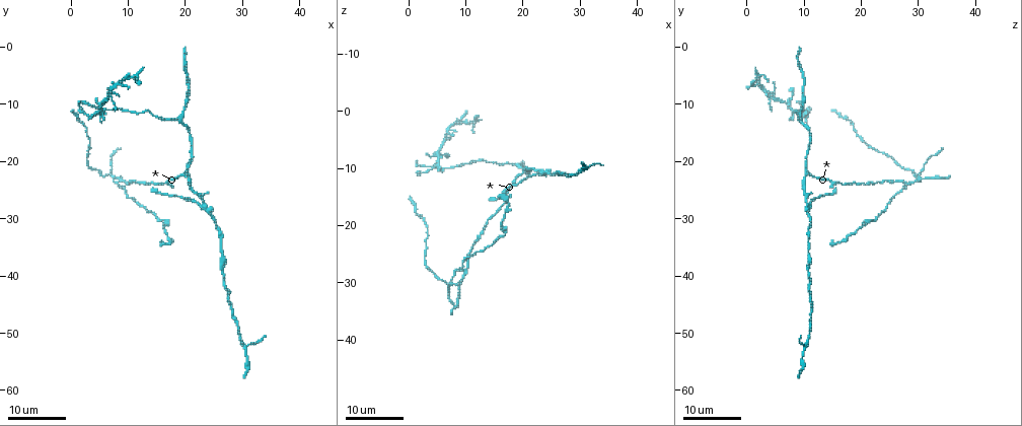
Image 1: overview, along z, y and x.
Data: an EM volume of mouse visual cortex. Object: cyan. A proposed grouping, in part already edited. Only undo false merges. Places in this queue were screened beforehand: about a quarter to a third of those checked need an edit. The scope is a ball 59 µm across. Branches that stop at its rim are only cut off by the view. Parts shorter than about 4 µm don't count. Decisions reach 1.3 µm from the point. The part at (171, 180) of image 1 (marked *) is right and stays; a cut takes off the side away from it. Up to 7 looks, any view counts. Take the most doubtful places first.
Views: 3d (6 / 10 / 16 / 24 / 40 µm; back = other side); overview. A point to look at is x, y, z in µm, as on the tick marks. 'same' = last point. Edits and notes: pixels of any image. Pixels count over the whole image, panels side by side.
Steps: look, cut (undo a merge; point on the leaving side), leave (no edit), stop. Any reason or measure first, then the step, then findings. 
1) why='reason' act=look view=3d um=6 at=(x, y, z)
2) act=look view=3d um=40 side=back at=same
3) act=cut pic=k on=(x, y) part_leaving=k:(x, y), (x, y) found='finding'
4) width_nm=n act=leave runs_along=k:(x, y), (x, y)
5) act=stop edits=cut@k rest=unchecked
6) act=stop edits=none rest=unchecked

why='three-way junction' act=look view=3d um=16 at=(19.0, 12.5, 9.5)

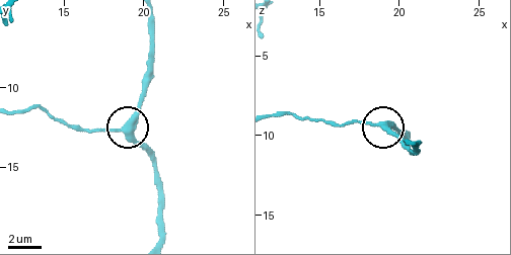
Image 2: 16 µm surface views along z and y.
why='zoom in' act=look view=3d um=6 at=(18.3, 12.6, 9.3)

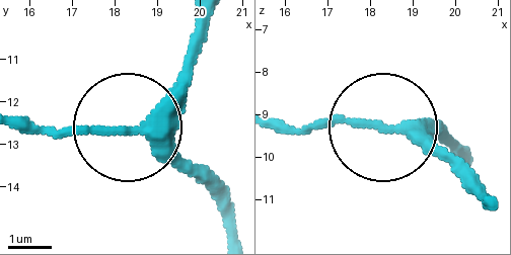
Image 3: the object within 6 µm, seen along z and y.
act=leave runs_along=3:(234, 234), (220, 200), (129, 129), (206, 41) found='all the same cell'

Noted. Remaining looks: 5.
act=look view=3d um=24 at=(23.0, 28.5, 11.0)

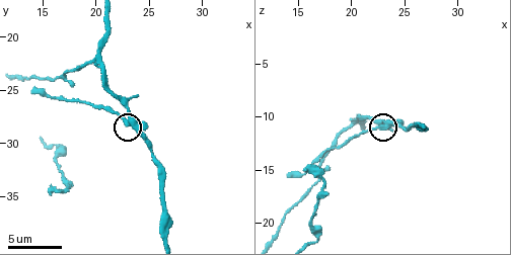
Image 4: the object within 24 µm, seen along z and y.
act=look view=3d um=6 at=(23.0, 28.4, 10.8)

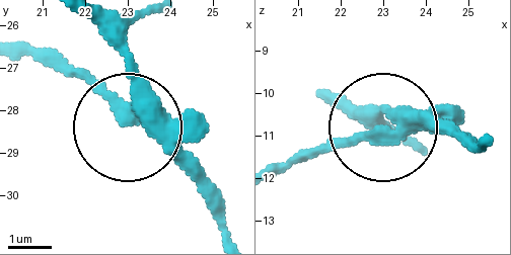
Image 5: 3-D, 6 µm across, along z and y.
side_arm_um=11 arms=3 act=cut pic=5 on=(110, 98) found='two cells meet here'

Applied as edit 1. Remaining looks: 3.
why='see it whole again' act=look view=overview

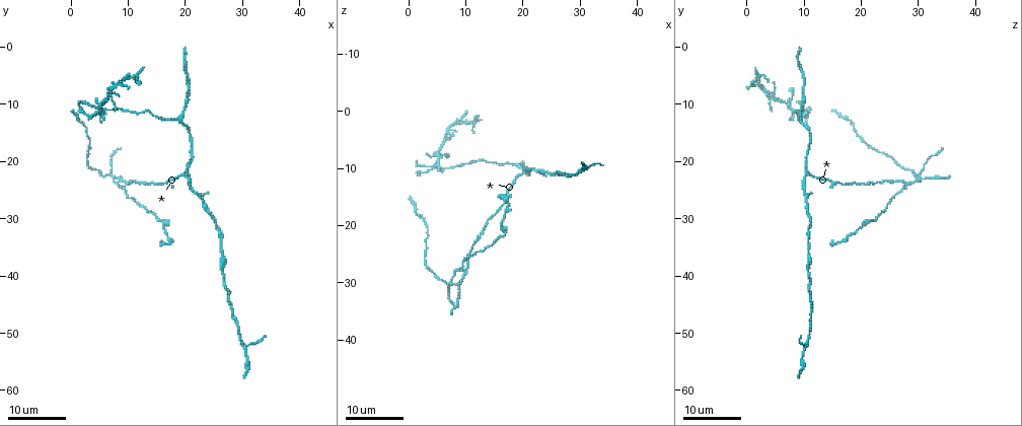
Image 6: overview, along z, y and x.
why='branch point' act=look view=3d um=24 at=(20.5, 22.0, 10.0)

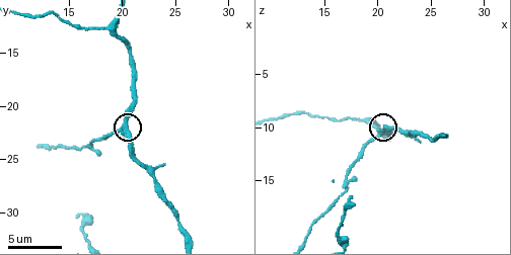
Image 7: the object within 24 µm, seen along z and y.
act=look view=3d um=6 at=(20.2, 22.2, 10.4)

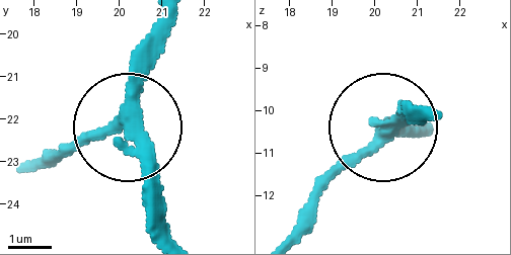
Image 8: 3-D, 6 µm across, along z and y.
side_arm_um=41 act=leave runs_along=8:(30, 170), (125, 134), (150, 184), (150, 225) found='one cell here'

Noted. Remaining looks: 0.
act=stop edits=cut@5 rest=unchecked

